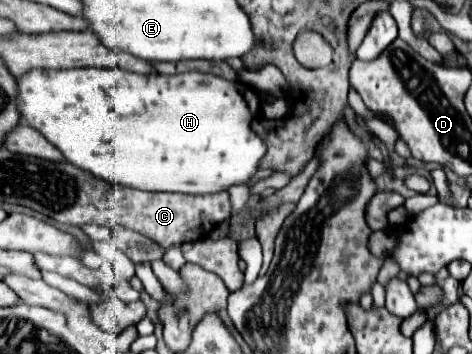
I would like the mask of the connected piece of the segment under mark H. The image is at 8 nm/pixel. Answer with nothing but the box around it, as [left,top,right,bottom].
[18,68,266,194]

